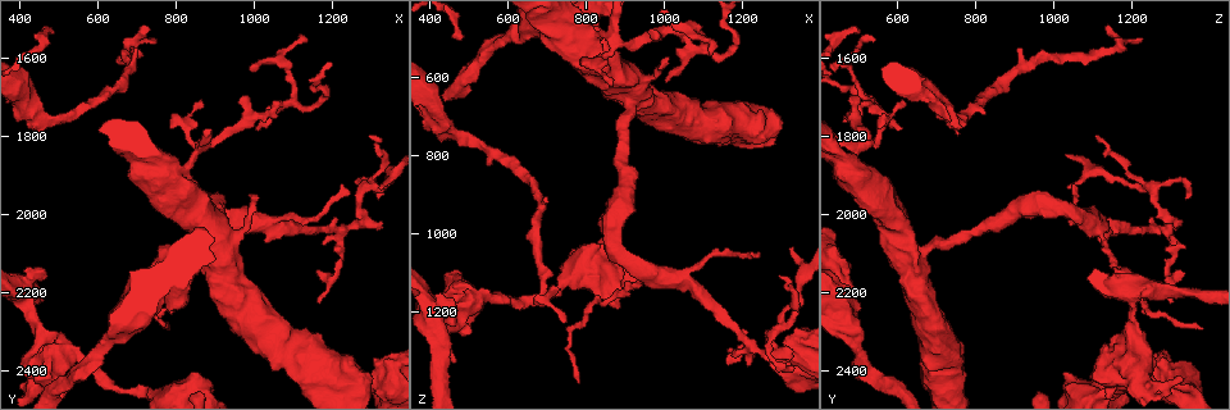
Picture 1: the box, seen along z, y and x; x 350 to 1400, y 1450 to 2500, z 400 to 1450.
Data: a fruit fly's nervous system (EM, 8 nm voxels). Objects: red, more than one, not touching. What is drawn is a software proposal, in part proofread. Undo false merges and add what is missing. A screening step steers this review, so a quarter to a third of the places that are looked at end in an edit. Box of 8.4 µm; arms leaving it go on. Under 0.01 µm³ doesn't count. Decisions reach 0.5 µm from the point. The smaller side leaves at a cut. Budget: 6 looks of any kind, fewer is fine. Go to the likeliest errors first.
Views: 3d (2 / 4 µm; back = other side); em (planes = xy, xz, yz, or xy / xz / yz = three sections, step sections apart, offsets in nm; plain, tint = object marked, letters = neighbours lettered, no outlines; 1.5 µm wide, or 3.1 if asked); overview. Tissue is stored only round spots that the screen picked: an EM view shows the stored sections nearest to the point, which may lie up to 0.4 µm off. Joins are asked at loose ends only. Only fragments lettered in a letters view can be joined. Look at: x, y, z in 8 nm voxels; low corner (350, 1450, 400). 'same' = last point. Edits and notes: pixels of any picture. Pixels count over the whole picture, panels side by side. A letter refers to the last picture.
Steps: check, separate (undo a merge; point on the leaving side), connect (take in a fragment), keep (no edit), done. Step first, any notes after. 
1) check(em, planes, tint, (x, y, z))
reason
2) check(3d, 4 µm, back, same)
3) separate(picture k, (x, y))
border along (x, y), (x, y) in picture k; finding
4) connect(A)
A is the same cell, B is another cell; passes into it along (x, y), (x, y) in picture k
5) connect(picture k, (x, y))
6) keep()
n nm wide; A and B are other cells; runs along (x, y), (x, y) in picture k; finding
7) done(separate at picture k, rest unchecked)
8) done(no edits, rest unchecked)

check(em, yz, step 4, tint, (685, 1565, 1165))
sharp bend

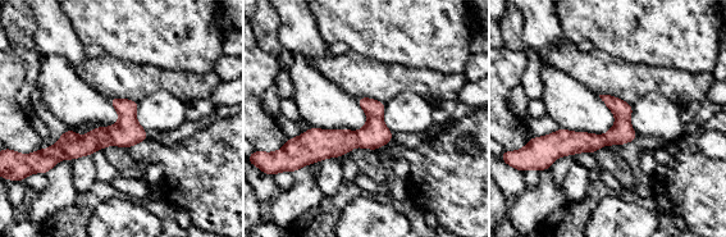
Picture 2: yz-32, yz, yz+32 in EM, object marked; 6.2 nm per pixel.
check(em, planes, letters, same)

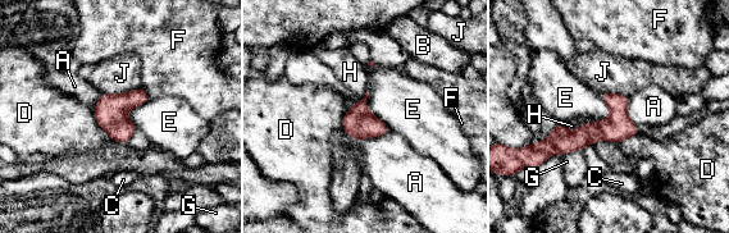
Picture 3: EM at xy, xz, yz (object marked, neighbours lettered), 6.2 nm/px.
keep()
A, B, C, D, E, F, G, H and J are other cells; runs along (625, 100), (602, 129), (541, 146) in picture 3; one neuron here

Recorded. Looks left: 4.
check(3d, 2 µm, (1090, 1715, 525))
narrows sharply

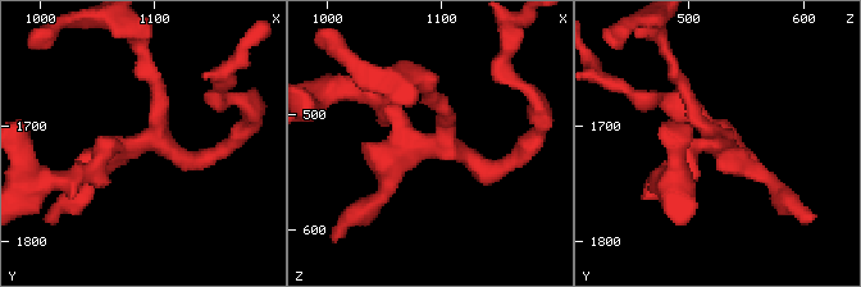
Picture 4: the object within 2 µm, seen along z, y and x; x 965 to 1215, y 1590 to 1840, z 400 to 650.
check(em, planes, plain, (1096, 1716, 530))
now the EM

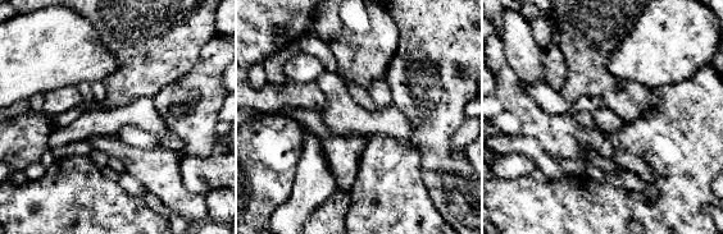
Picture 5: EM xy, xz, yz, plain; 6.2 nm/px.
check(em, planes, letters, same)

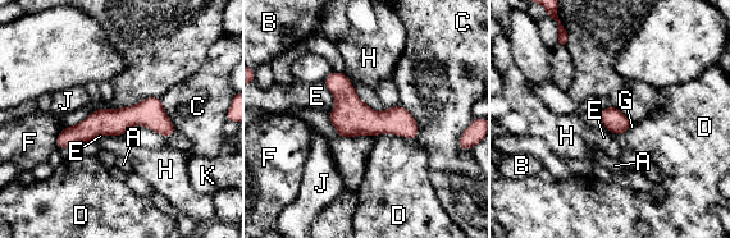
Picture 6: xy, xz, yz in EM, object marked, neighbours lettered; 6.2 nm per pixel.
keep()
140 nm wide; A, B, C, D, E, F, G, H, J and K are other cells; runs along (170, 129), (123, 118), (65, 133) in picture 6; all the same neuron

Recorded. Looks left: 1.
check(em, planes, letters, (420, 1710, 700))
thick turns thin

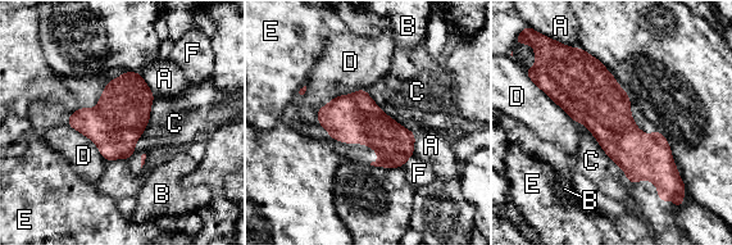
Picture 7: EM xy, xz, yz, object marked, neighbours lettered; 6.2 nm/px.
keep()
C touches over 460 nm; A, B, C, D, E and F are other cells; one neuron here

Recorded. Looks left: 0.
done(no edits, rest unchecked)

